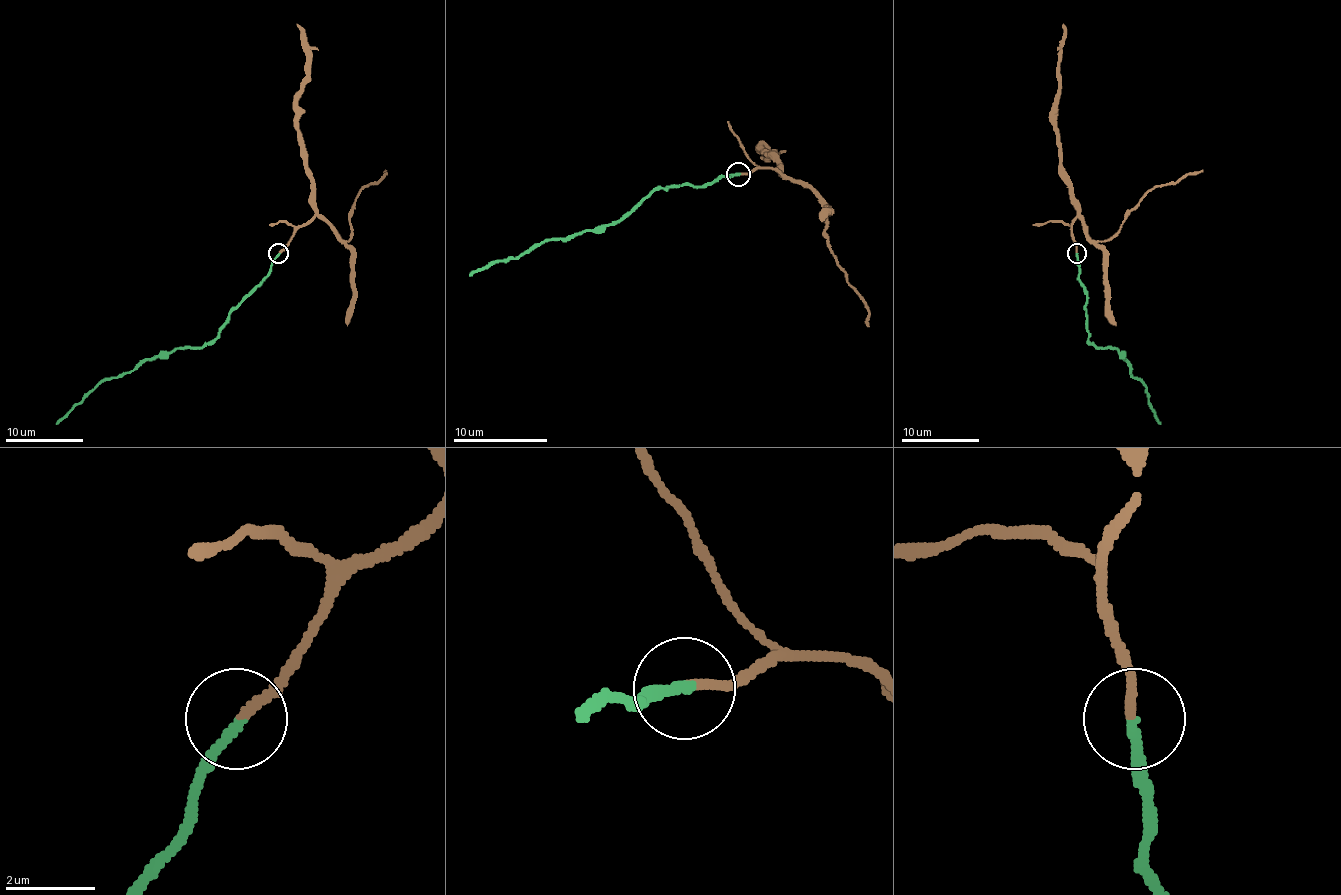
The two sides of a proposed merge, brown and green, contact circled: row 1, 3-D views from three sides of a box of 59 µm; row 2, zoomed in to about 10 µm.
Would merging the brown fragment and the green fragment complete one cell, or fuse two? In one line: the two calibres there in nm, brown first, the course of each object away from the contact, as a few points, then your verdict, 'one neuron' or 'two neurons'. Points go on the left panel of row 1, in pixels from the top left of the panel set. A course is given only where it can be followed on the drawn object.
calibres 200 and 240 nm; course brown (277, 253), (314, 214), (314, 181), (305, 165), (297, 93), (305, 79), (307, 42), (303, 29), (297, 23); course green (277, 253), (270, 274), (231, 313), (215, 338), (141, 360), (130, 371), (102, 379), (56, 424); one neuron

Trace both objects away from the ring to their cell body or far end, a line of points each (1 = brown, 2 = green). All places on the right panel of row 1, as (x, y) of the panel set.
1: (1077, 253), (1071, 231), (1071, 220), (1077, 214), (1056, 130), (1063, 23)
2: (1077, 253), (1087, 296), (1089, 338), (1095, 346), (1116, 348), (1130, 373), (1145, 387), (1149, 408), (1161, 424)

